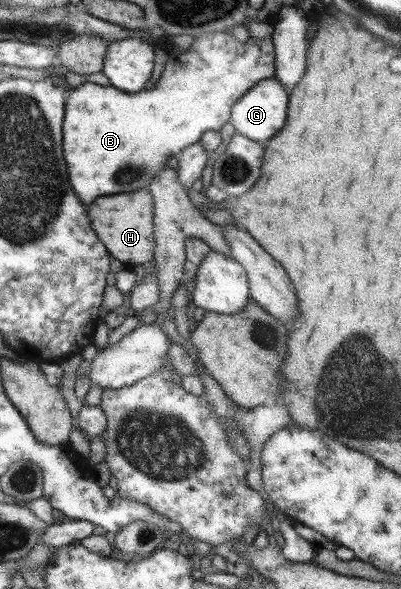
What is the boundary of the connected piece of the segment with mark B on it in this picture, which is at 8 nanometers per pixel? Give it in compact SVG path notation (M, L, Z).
M228 30L204 32L194 37L183 54L169 46L171 38L165 34L161 40L157 45L163 44L169 58L155 88L126 93L85 82L66 92L62 148L71 188L83 204L91 204L97 196L130 193L147 186L166 168L170 156L197 143L204 132L218 131L243 93L275 74L271 35L237 42Z

